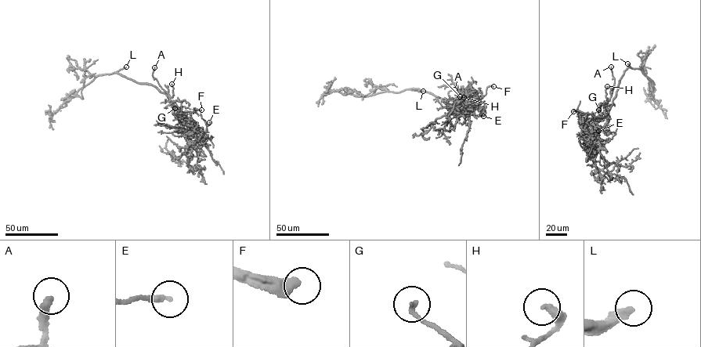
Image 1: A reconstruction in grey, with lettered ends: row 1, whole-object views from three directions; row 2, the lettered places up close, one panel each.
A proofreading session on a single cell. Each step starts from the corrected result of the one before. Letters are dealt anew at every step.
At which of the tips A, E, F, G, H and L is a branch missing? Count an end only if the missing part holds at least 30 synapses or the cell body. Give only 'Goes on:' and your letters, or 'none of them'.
Goes on: F, L

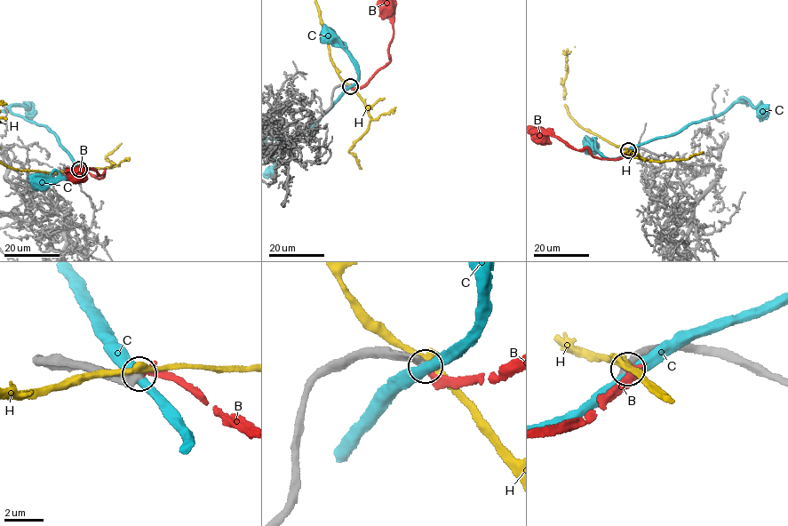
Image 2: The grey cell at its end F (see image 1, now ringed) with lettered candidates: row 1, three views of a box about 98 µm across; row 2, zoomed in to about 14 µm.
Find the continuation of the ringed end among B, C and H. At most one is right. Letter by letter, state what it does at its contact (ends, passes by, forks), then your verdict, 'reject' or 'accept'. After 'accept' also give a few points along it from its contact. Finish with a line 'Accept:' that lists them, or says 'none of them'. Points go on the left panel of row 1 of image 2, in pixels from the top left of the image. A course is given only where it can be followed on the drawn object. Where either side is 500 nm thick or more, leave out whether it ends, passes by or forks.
B: it passes by; accept; course (79, 169), (88, 171), (99, 179), (105, 171), (98, 175), (96, 171), (88, 169), (80, 174)
C: it passes by; reject
H: reject
Accept: B

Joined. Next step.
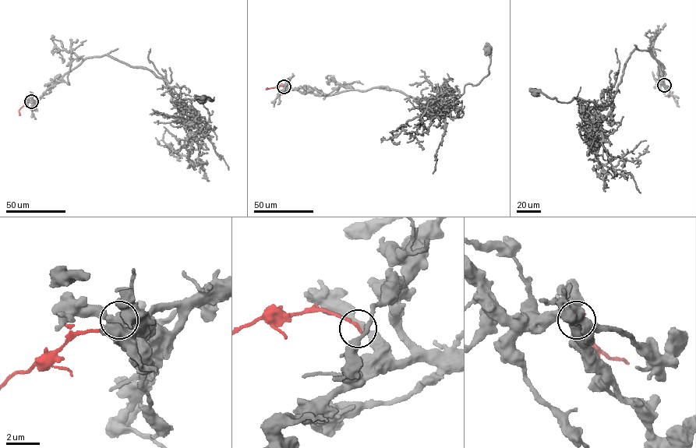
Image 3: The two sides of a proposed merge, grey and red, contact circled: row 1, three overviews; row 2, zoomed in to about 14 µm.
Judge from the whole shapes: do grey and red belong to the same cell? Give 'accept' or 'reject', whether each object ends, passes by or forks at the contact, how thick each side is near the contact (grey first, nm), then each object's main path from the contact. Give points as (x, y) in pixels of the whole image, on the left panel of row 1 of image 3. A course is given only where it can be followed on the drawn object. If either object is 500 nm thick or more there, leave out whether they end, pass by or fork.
reject | grey passes by | red ends | 260/240 nm | grey via (31, 101), (86, 58), (105, 55), (161, 78), (173, 103), (203, 99) | red via (31, 101), (20, 108), (19, 115)

